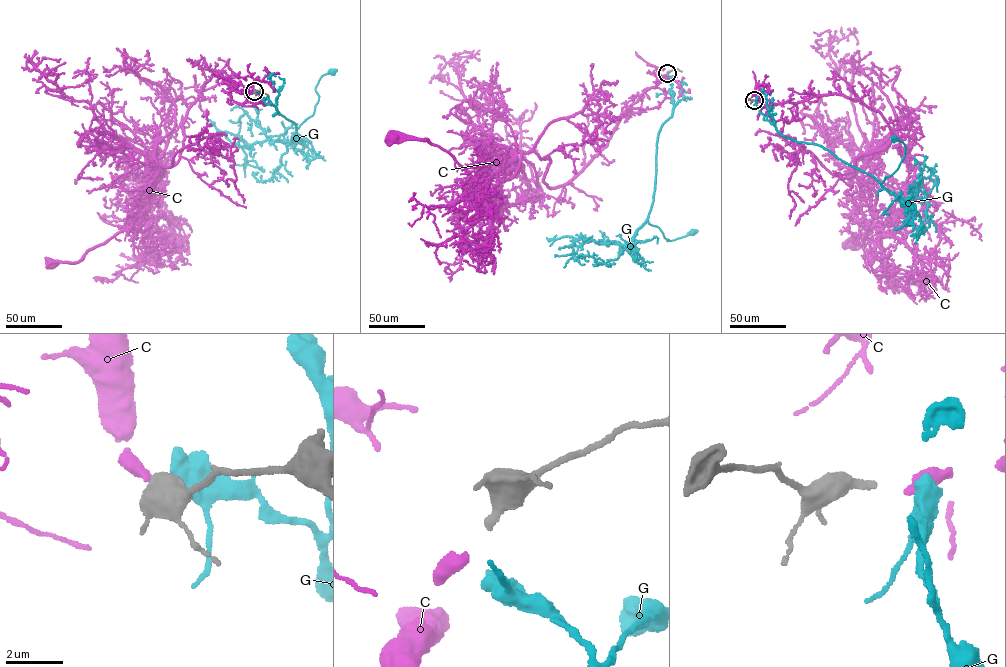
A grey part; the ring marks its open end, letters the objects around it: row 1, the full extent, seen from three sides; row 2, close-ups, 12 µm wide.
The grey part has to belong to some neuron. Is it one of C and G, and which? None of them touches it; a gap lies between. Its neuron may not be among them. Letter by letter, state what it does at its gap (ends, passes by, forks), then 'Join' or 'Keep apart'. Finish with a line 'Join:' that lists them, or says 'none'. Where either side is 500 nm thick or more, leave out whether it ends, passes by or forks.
C: It ends there. Join
G: Keep apart
Join: C

